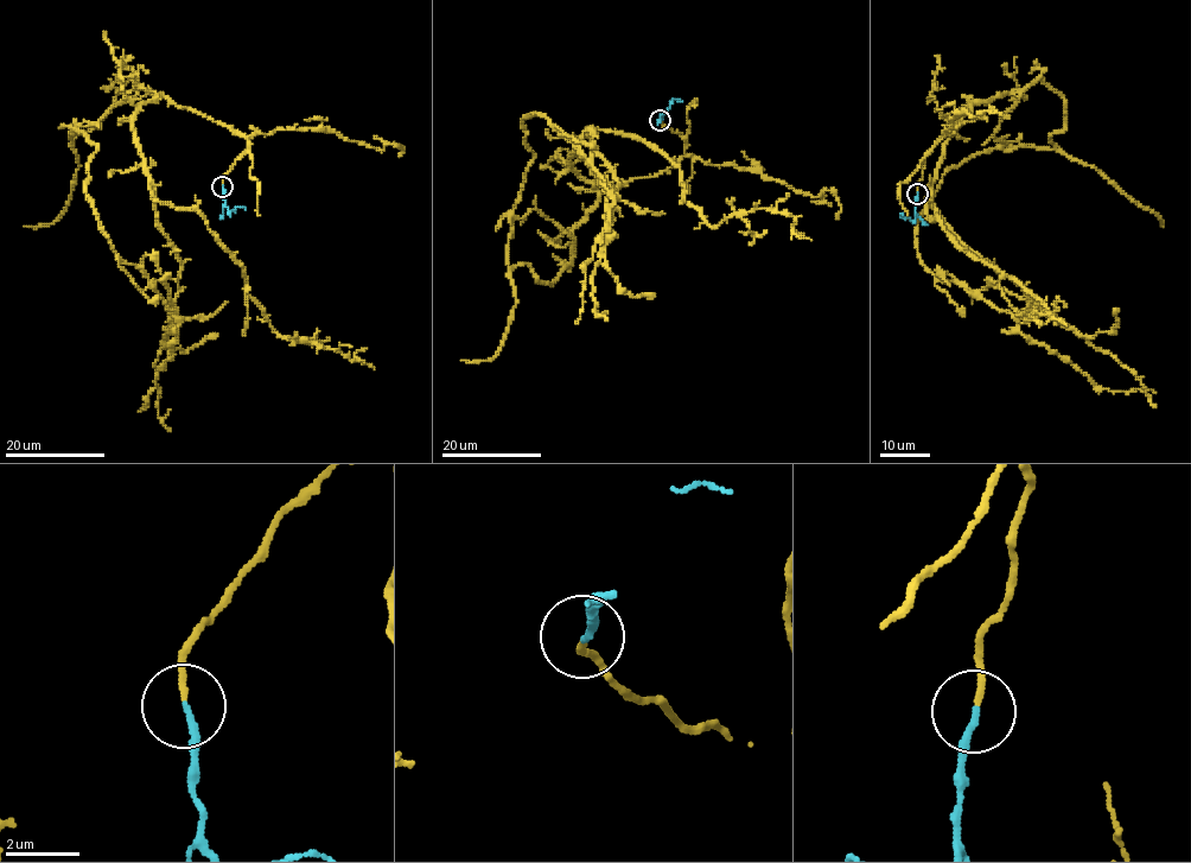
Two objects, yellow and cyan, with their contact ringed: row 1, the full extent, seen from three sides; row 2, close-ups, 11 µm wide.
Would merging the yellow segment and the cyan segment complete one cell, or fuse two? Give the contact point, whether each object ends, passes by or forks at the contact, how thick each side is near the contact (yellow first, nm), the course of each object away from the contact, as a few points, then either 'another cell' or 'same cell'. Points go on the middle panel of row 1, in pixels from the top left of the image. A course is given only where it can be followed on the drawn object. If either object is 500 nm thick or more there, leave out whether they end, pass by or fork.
place (660, 120); yellow ends; cyan ends; calibres 170 and 180 nm; course yellow (660, 120), (656, 176), (571, 158), (617, 182), (575, 324); course cyan (660, 119), (673, 100), (681, 101); same cell

